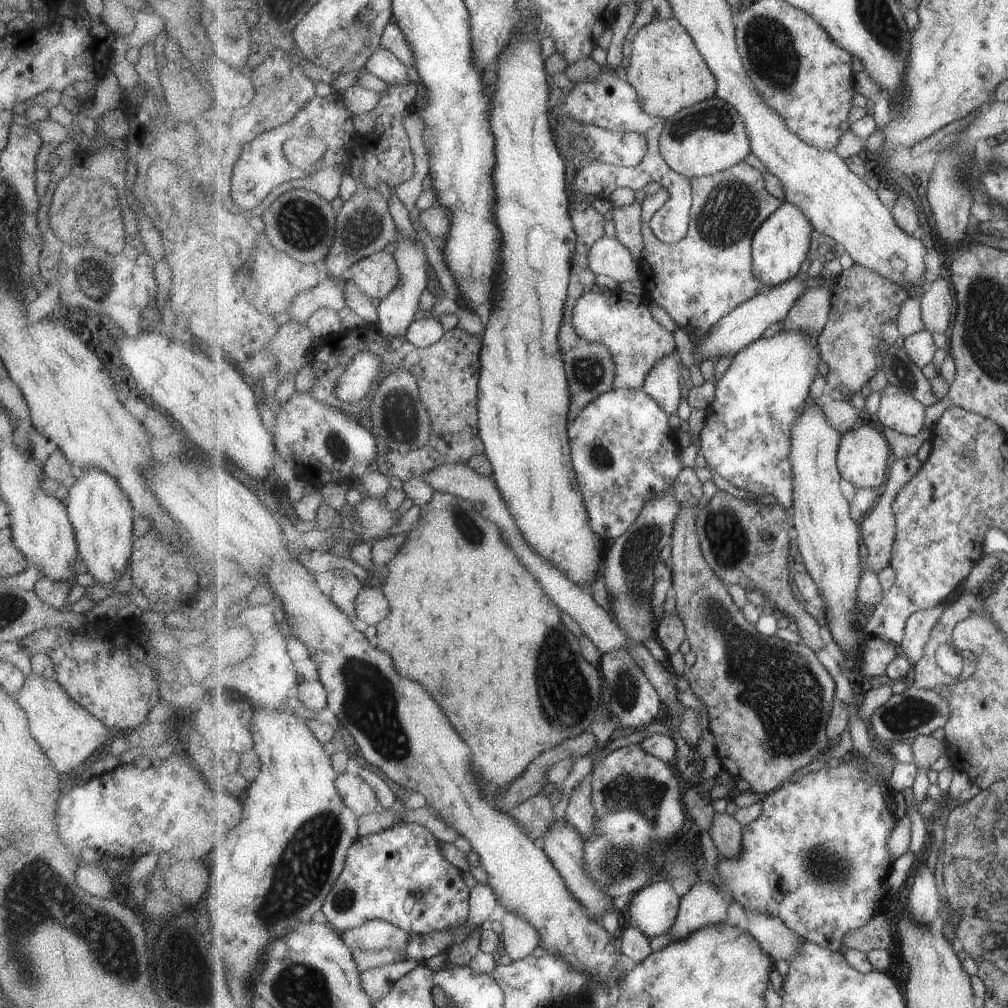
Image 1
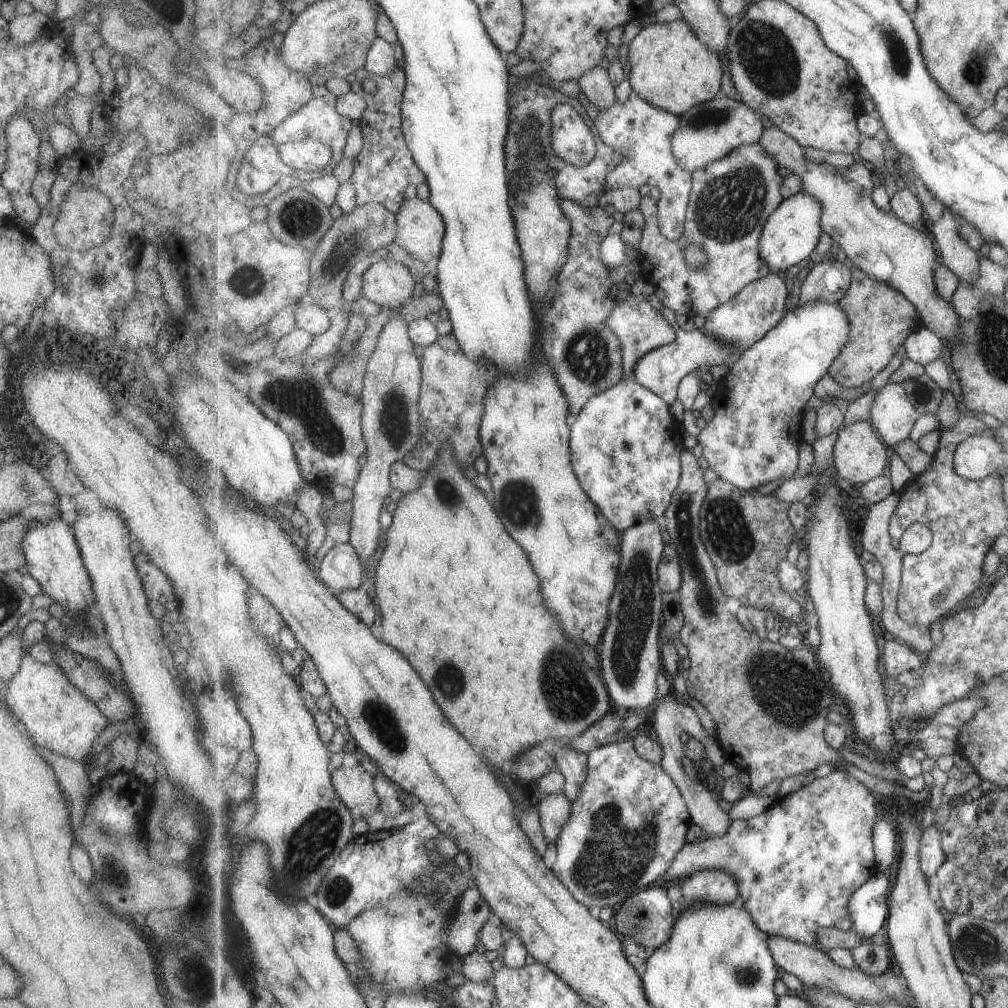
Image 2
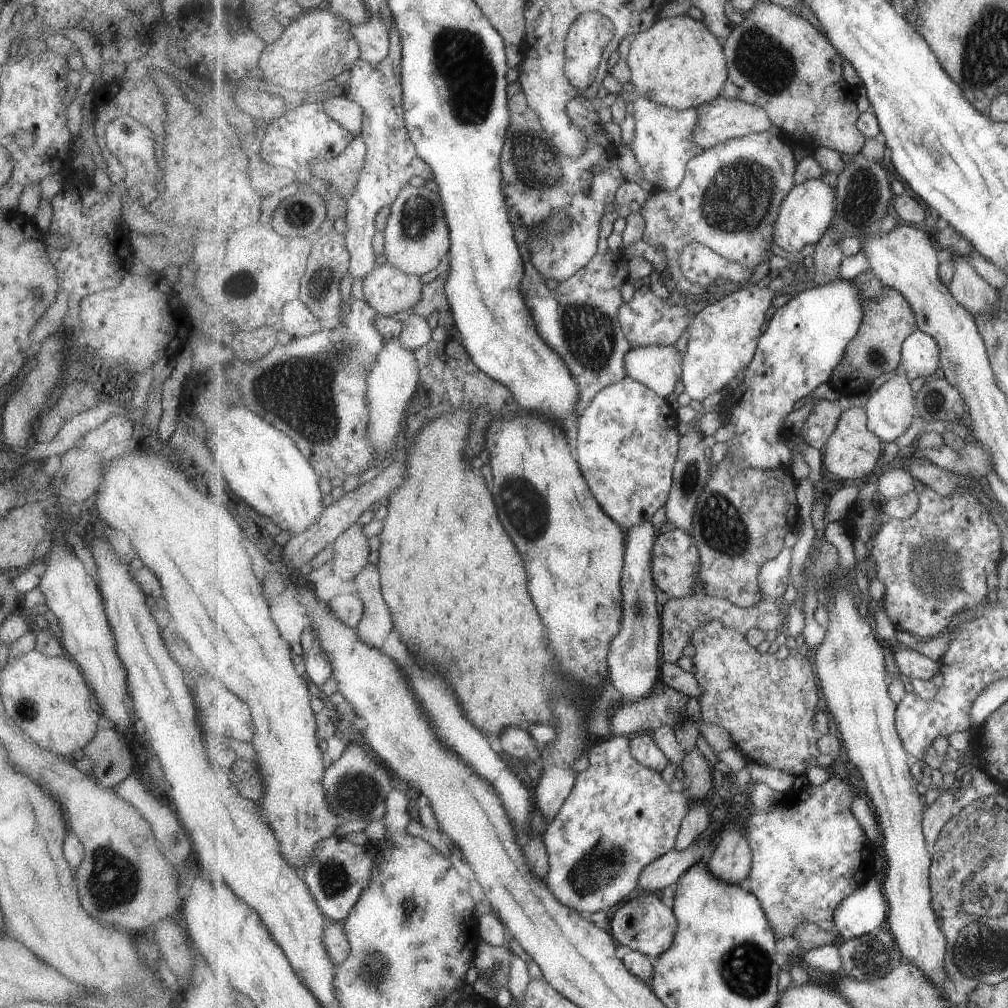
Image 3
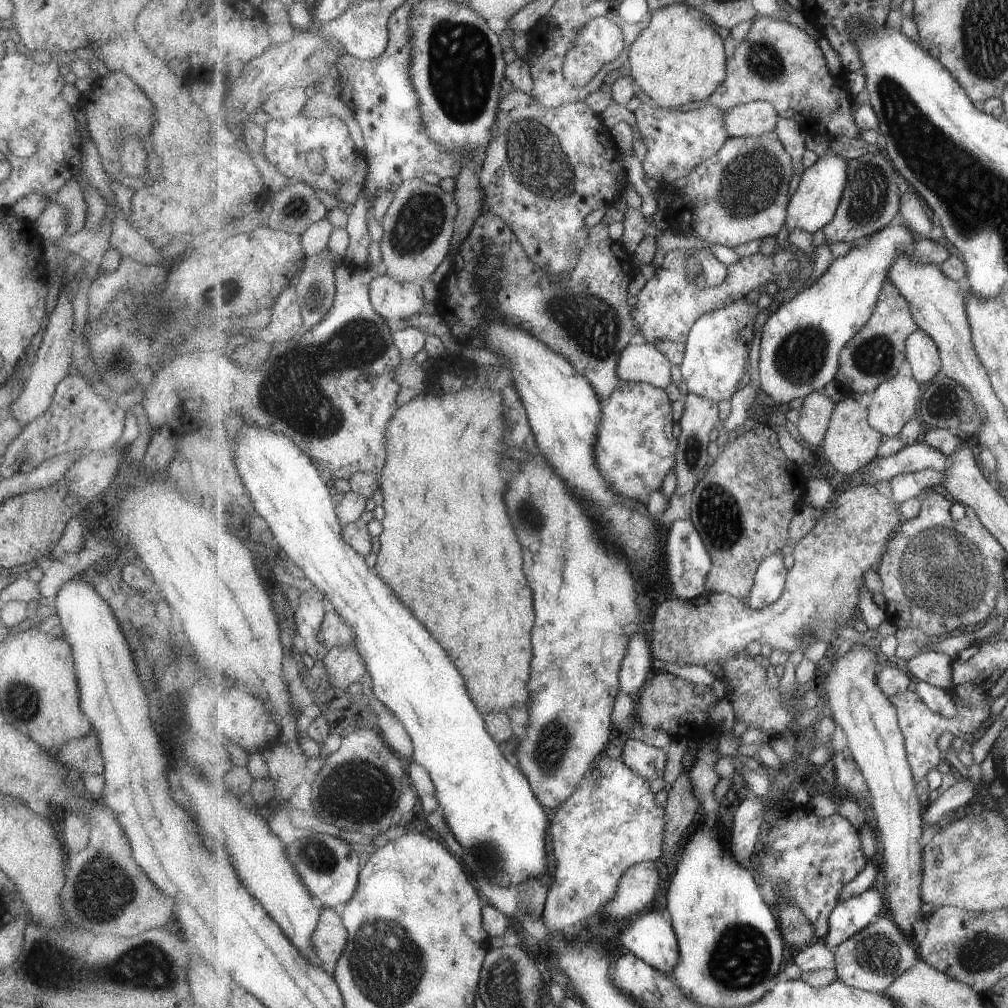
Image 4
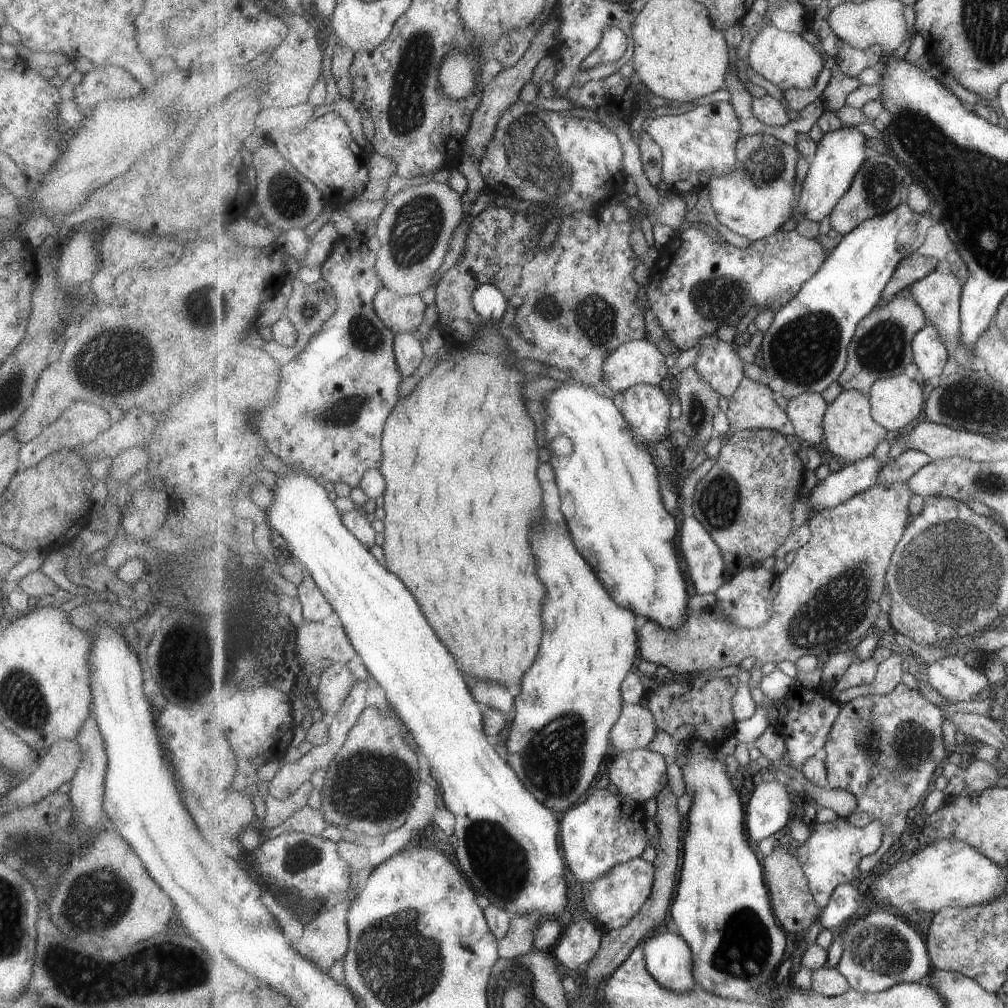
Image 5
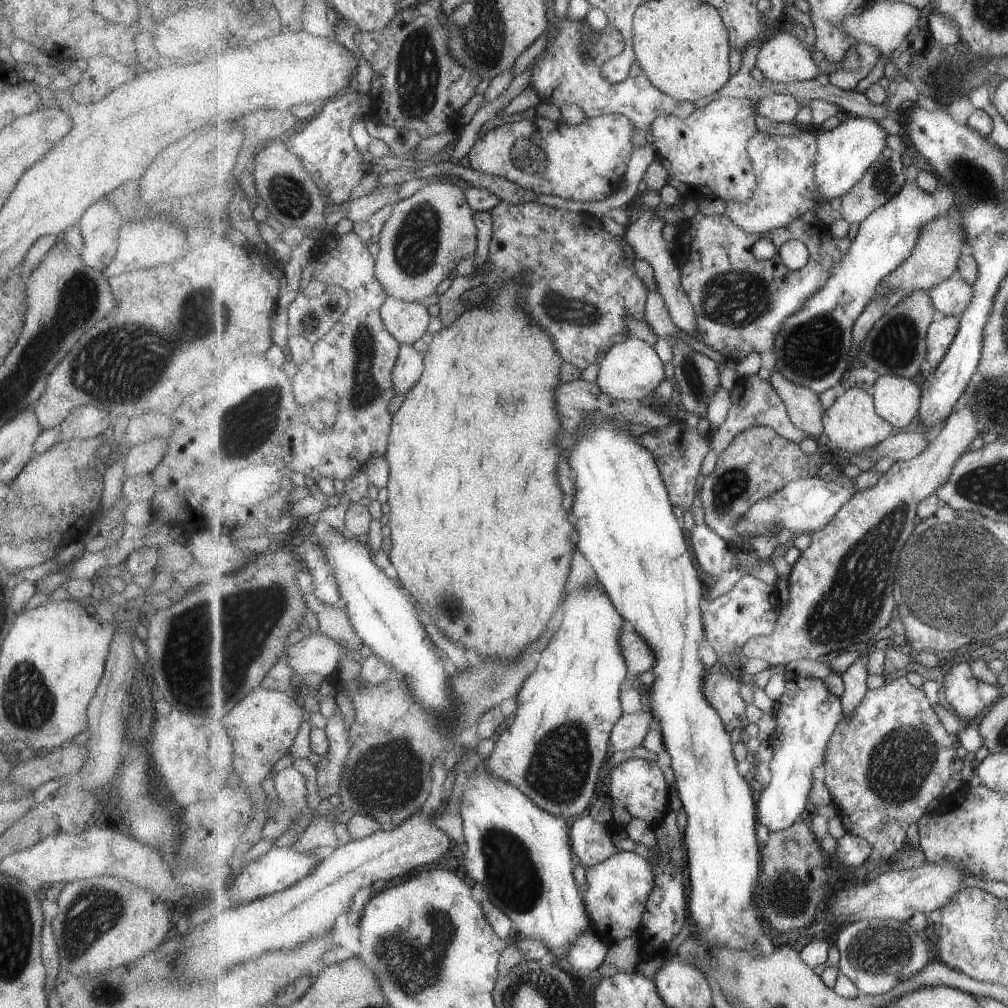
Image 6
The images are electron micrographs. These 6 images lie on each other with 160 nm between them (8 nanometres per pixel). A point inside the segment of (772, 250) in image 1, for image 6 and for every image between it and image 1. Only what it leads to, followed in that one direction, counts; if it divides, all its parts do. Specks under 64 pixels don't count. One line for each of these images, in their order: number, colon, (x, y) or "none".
2: (793, 232)
3: (809, 210)
4: (814, 204)
5: (840, 154)
6: (846, 153)

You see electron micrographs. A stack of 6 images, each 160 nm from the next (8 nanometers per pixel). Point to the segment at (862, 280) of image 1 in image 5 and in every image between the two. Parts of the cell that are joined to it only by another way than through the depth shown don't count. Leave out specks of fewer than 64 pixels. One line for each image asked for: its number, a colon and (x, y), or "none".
2: (880, 318)
3: (889, 319)
4: (875, 354)
5: (882, 347)

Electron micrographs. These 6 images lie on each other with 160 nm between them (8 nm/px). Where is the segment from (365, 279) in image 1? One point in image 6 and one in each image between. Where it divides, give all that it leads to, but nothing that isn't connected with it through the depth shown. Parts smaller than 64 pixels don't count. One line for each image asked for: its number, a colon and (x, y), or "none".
2: (388, 283)
3: (387, 288)
4: (394, 300)
5: (402, 314)
6: (408, 322)

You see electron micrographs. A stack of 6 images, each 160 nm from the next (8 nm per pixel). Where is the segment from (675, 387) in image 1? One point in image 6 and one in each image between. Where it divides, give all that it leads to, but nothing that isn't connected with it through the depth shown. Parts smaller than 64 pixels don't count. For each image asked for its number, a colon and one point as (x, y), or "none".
2: (662, 370)
3: (660, 367)
4: (641, 362)
5: (638, 362)
6: (632, 369)

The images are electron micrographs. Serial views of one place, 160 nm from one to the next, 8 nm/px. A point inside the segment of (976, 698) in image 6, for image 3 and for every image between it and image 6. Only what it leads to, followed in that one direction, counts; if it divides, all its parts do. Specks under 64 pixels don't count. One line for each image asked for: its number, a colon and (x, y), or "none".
3: (913, 665)
4: (935, 668)
5: (951, 677)

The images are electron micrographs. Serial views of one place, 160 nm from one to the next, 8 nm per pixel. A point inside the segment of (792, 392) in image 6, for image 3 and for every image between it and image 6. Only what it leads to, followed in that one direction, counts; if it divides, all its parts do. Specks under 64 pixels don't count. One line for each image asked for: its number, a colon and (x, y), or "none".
3: (823, 419)
4: (816, 410)
5: (807, 412)

